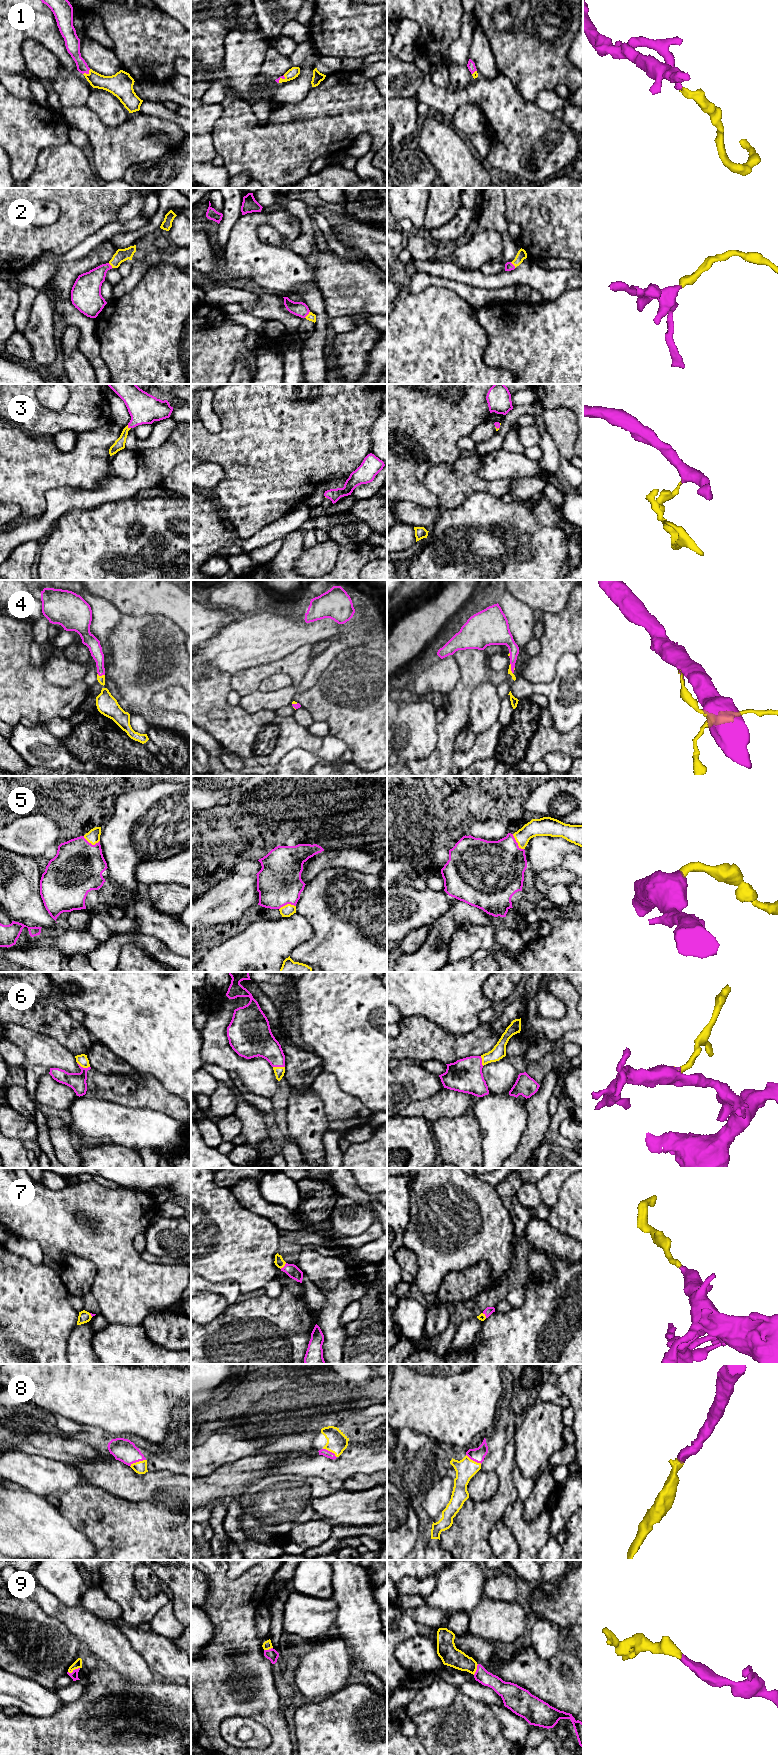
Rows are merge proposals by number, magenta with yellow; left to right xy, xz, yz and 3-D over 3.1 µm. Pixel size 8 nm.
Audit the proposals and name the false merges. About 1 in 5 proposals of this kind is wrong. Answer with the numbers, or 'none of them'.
none of them

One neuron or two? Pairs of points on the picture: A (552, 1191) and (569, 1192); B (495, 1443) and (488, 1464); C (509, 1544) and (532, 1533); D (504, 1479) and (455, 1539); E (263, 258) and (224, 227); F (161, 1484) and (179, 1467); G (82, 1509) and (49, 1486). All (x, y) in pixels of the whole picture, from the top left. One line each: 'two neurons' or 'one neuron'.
A: two neurons
B: one neuron
C: two neurons
D: one neuron
E: two neurons
F: two neurons
G: two neurons

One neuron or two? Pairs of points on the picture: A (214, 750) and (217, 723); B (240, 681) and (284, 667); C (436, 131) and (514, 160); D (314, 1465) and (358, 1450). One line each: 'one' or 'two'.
A: two
B: one
C: two
D: one

